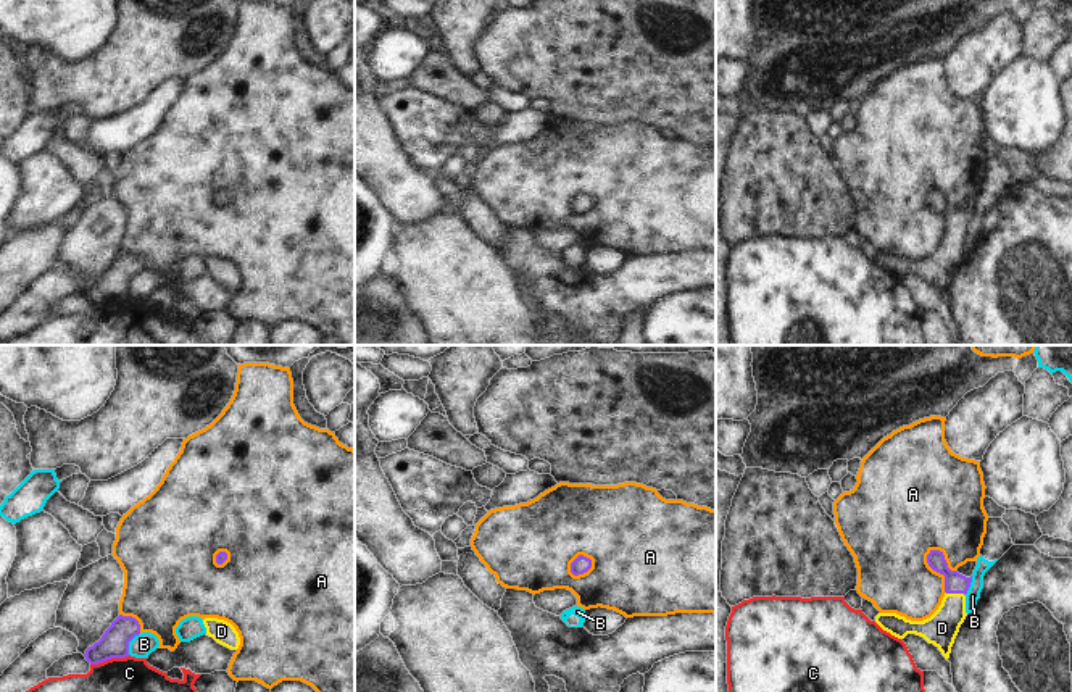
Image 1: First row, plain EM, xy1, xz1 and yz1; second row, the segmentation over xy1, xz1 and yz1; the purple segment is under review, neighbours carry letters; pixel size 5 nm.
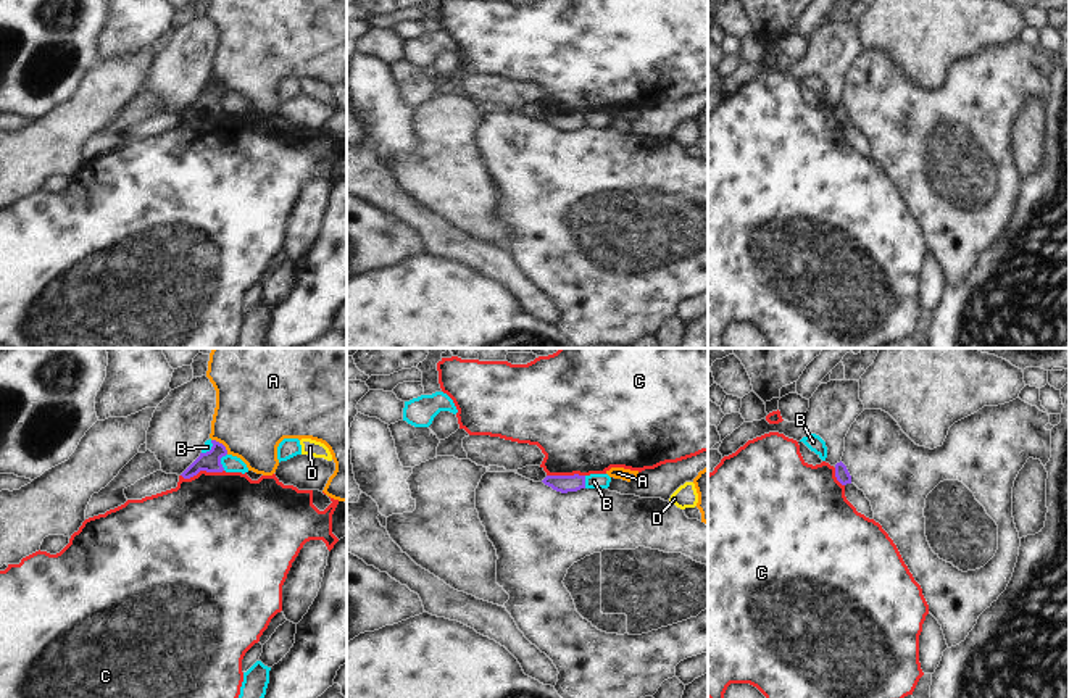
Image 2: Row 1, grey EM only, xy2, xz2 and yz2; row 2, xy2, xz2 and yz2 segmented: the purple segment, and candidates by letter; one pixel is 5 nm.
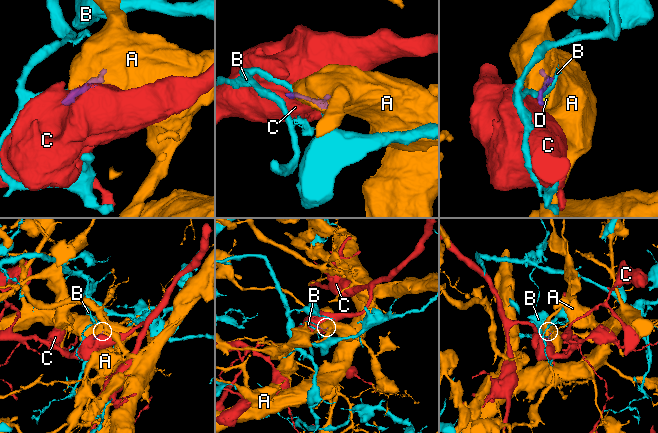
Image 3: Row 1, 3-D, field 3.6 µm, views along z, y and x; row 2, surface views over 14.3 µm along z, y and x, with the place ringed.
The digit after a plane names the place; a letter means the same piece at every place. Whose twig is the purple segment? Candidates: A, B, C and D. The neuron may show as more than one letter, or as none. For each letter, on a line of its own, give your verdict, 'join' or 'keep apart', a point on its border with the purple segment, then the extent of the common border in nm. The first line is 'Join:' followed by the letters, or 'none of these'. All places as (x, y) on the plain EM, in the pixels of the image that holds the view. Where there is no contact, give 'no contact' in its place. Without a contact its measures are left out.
Join: D
A: keep apart | yz1 (937, 210) | 240 nm
B: keep apart | xy1 (128, 283) | 130 nm
C: keep apart | xy2 (202, 108) | 220 nm
D: join | yz1 (956, 231) | 100 nm

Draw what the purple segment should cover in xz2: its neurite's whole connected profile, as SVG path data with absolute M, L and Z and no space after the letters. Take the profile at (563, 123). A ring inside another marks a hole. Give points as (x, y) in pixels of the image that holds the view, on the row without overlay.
M579 113L547 114L542 121L561 132L577 131L580 127L585 127L585 114L579 114Z

